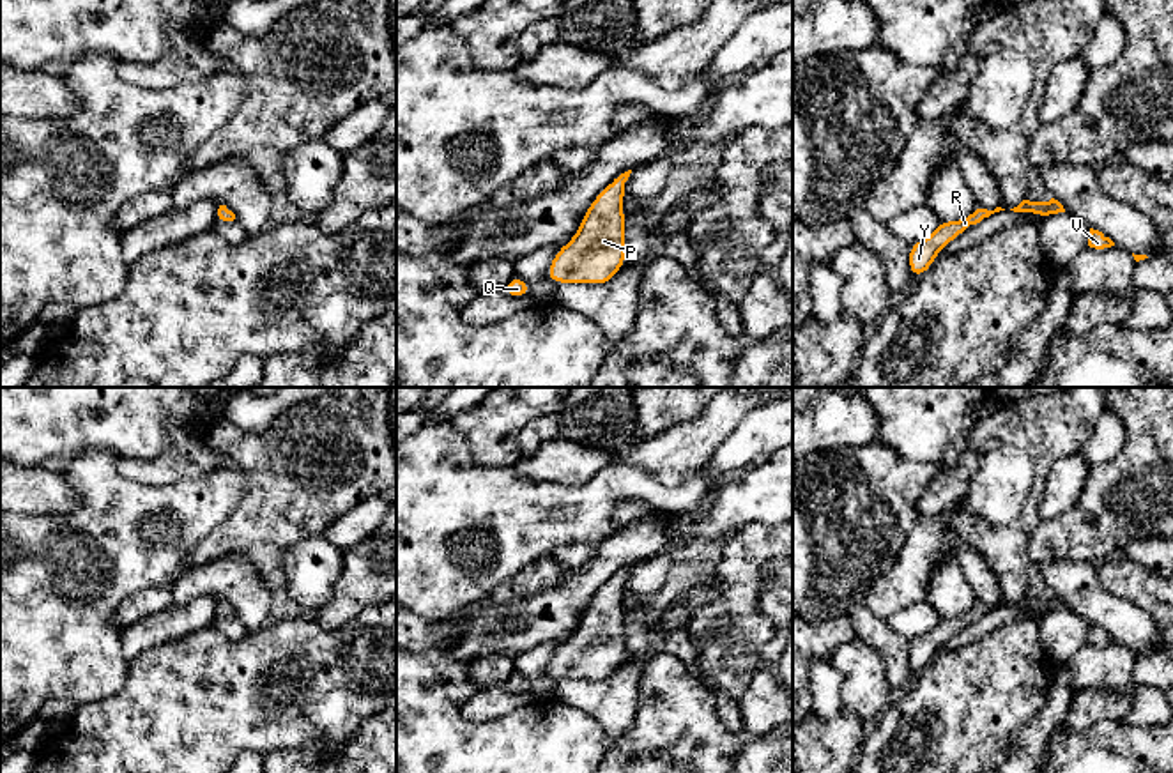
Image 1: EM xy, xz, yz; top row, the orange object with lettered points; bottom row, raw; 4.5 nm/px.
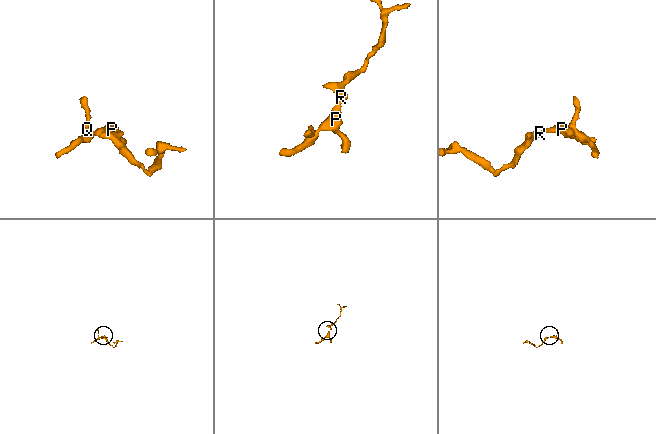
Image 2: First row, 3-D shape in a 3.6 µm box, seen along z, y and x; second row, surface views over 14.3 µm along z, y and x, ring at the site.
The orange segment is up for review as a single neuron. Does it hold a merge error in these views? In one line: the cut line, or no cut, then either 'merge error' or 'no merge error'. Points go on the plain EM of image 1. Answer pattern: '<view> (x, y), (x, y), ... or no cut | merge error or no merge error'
no cut | no merge error

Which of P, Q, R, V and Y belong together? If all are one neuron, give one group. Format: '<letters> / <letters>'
P Q R V Y

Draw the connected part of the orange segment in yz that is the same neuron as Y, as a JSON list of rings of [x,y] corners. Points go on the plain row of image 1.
[[[996,603],[994,607],[977,605],[964,616],[957,617],[941,617],[938,624],[924,637],[909,642],[909,667],[915,676],[918,676],[936,656],[936,651],[957,631],[966,628],[970,623],[980,619],[984,614],[989,614],[994,608],[1005,607]]]

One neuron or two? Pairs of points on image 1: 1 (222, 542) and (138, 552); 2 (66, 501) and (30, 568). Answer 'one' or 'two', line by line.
1: two
2: two

